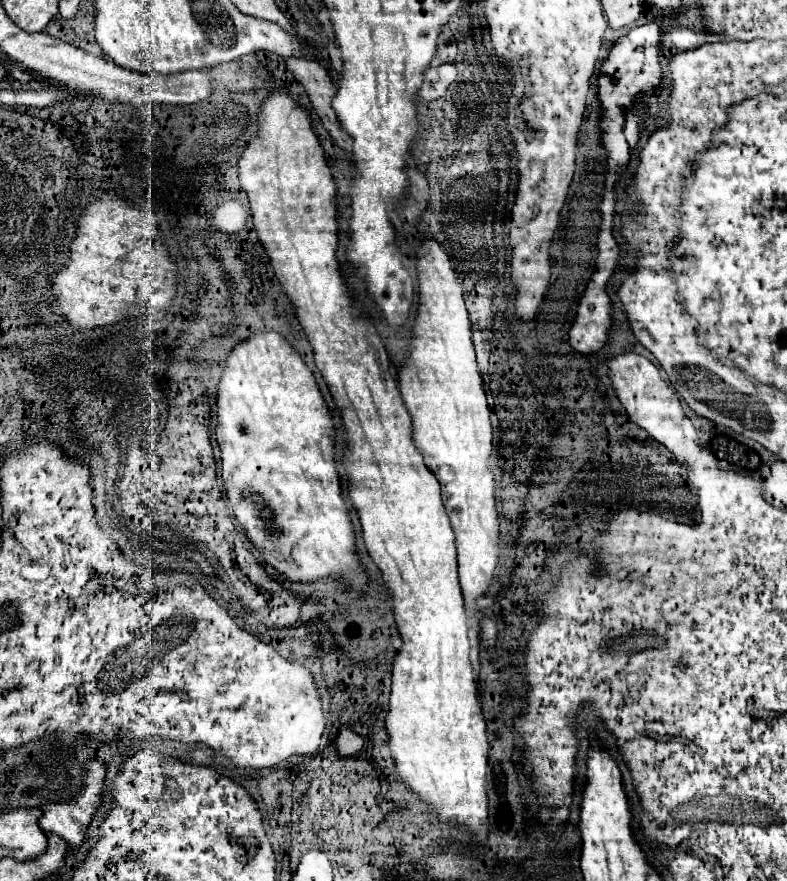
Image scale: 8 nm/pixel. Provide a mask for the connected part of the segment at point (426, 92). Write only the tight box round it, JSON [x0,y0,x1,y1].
[419,64,457,102]

